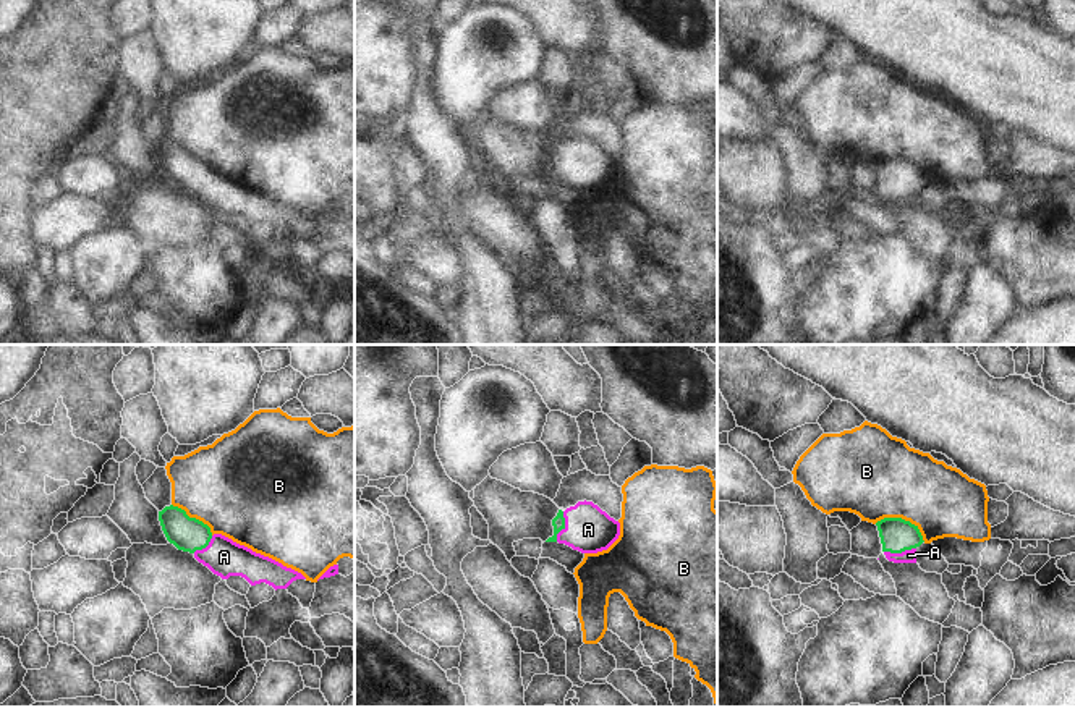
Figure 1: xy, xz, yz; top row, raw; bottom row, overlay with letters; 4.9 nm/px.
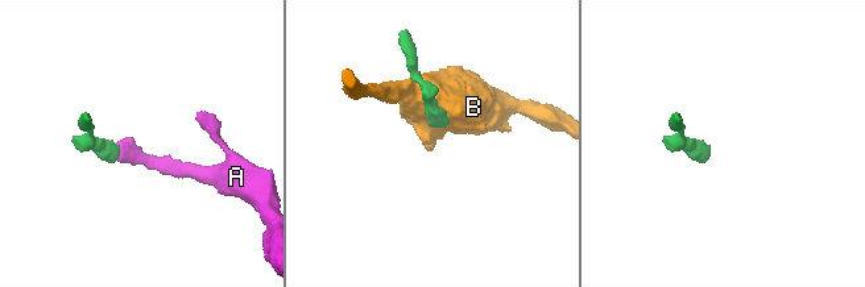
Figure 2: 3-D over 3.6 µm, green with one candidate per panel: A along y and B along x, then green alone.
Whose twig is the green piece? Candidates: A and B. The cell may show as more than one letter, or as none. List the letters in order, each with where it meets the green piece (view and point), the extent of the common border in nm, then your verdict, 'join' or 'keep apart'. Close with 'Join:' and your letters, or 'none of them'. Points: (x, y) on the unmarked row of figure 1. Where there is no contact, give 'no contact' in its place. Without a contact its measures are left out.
A: contact xz (564, 164); length 160 nm; join
B: contact yz (900, 156); length 280 nm; keep apart
Join: A

